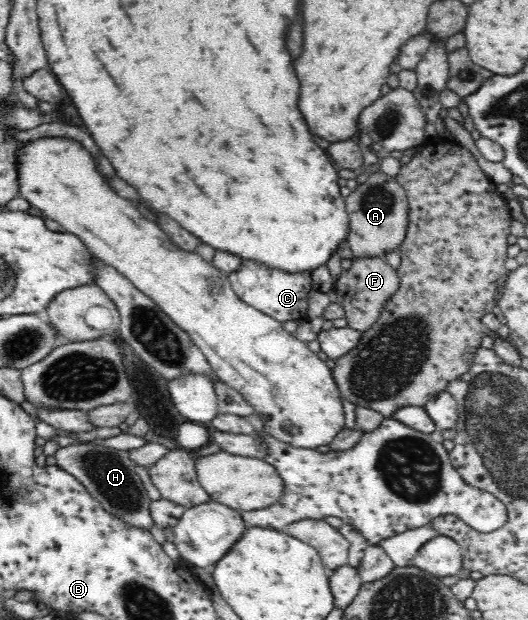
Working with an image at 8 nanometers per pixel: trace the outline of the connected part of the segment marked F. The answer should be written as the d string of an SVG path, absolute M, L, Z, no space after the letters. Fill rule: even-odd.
M353 256L349 269L342 269L334 282L332 298L342 304L346 310L347 326L363 334L380 315L383 303L396 291L396 282L400 281L396 270L388 265L382 256Z

